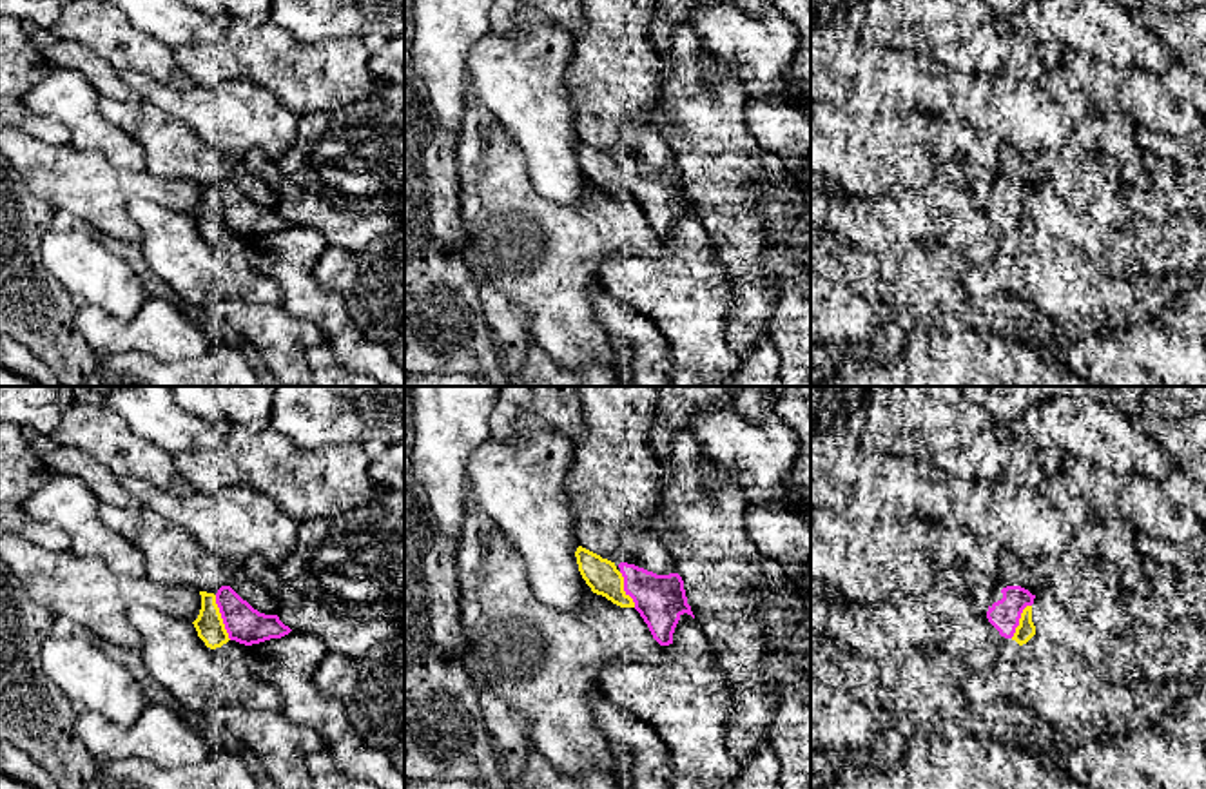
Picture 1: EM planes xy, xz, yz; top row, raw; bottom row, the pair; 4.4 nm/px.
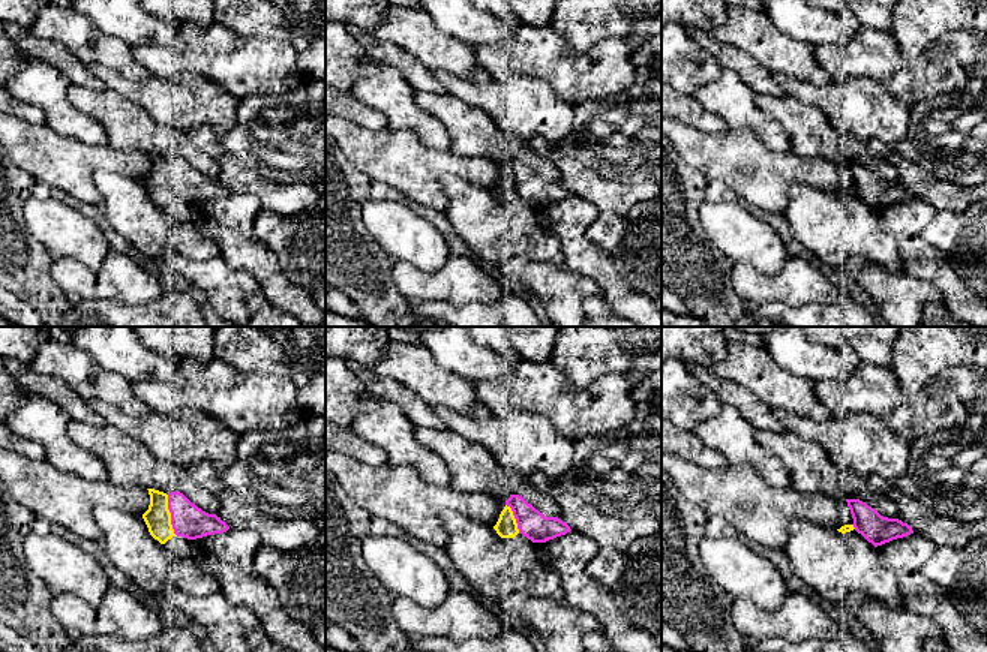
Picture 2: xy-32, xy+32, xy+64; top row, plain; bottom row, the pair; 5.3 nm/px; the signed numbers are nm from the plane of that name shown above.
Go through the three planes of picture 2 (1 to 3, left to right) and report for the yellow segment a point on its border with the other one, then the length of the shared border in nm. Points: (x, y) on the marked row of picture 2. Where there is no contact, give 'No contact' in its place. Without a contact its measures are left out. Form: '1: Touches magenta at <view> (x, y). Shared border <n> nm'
1: Touches magenta at xy-32 (171, 514). Shared border 220 nm
2: Touches magenta at xy+32 (515, 517). Shared border 180 nm
3: Touches magenta at xy+64 (854, 526). Shared border 30 nm

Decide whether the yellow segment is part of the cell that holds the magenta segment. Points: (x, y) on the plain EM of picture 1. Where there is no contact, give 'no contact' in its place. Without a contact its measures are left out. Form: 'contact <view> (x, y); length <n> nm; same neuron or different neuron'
contact xy (222, 211); length 220 nm; same neuron

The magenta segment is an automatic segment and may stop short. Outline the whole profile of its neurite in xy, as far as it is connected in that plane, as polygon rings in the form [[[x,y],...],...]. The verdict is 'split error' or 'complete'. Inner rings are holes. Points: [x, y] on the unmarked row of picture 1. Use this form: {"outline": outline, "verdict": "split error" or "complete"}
{"outline": [[[230,180],[218,187],[199,185],[201,203],[192,216],[207,241],[216,243],[236,234],[245,239],[281,232],[292,223],[277,209],[265,209],[243,194]]], "verdict": "split error"}

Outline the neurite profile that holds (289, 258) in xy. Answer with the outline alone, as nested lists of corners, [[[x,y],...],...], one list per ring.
[[[290,225],[247,239],[247,258],[254,272],[277,283],[281,307],[290,316],[314,323],[325,334],[343,368],[368,375],[381,386],[404,386],[404,372],[392,350],[361,336],[345,299],[316,278],[316,265],[326,247],[321,230]]]

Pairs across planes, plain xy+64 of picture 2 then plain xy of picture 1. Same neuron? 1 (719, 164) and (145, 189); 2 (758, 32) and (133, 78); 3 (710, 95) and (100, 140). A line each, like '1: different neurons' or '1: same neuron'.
1: same neuron
2: different neurons
3: same neuron

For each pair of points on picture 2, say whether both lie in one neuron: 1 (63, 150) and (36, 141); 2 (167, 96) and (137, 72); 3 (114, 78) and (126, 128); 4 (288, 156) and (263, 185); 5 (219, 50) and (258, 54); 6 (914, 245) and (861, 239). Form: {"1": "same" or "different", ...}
{"1": "same", "2": "different", "3": "different", "4": "different", "5": "same", "6": "different"}

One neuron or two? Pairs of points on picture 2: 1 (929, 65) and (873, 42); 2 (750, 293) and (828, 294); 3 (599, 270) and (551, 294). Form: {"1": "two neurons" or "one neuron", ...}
{"1": "one neuron", "2": "one neuron", "3": "two neurons"}

